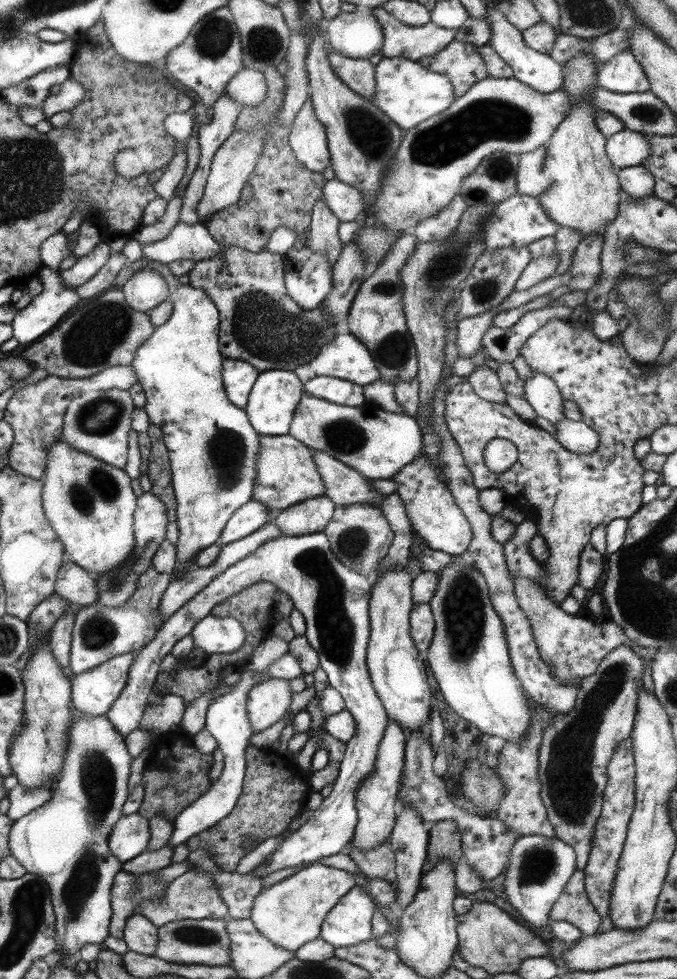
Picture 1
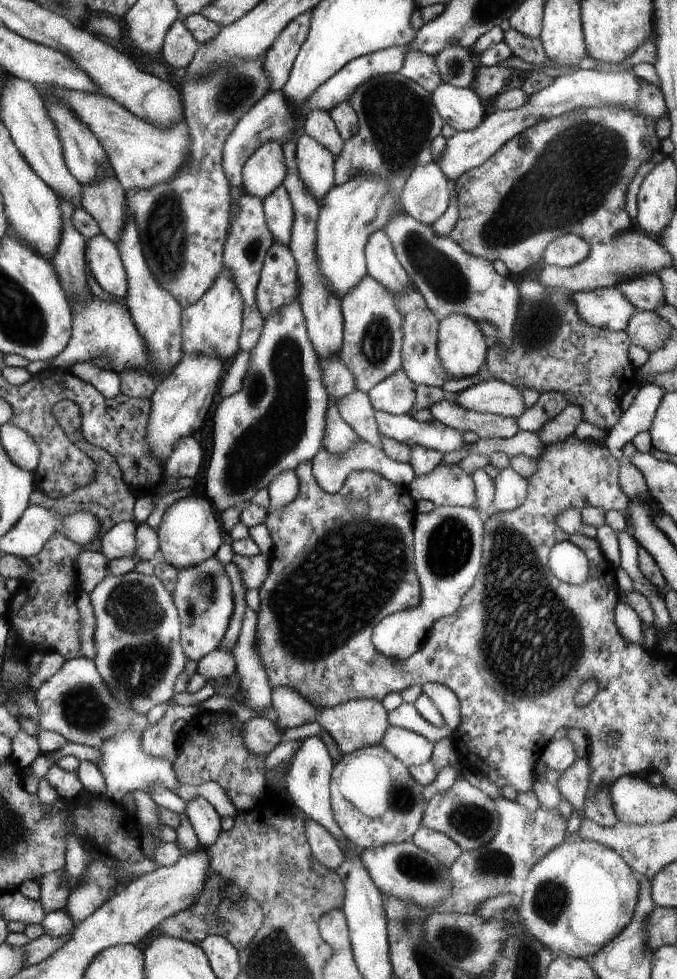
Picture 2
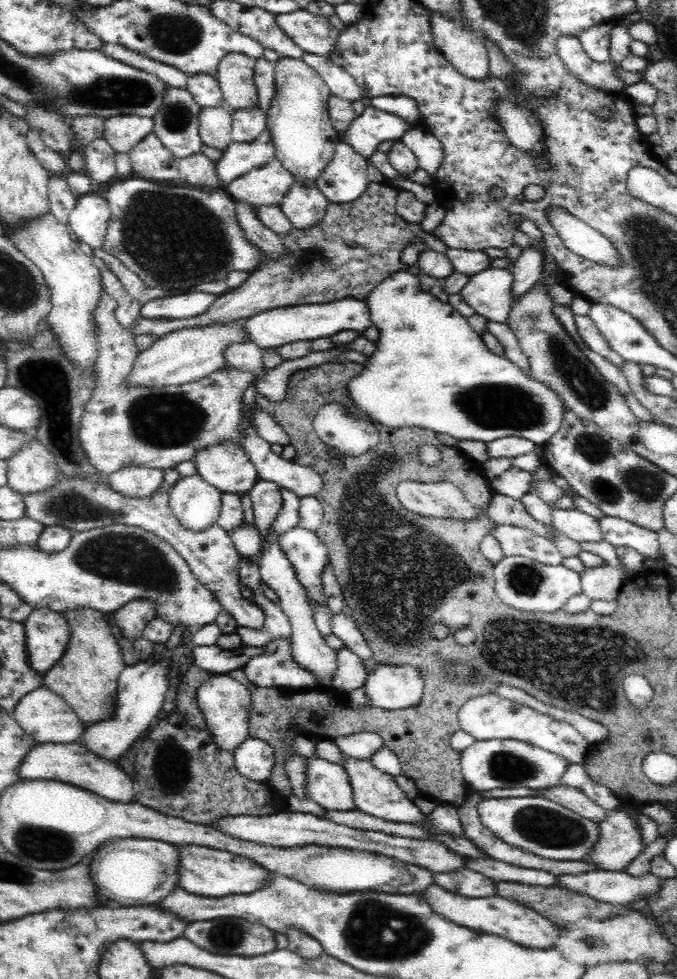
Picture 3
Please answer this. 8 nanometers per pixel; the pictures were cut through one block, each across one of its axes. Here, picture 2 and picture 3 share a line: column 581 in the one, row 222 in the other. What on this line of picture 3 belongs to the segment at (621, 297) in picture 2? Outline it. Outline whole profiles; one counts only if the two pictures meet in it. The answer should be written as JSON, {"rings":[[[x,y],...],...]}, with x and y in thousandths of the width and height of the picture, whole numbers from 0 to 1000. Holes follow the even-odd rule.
{"rings":[[[437,182],[414,212],[437,235],[455,235],[476,227],[484,210],[487,204],[479,200],[470,188]]]}

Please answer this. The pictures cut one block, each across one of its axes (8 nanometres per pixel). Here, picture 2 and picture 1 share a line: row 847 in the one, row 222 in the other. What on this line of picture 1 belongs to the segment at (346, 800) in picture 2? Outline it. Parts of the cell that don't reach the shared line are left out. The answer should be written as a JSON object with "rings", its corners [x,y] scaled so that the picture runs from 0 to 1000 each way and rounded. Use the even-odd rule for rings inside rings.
{"rings":[[[477,31],[459,37],[456,41],[456,55],[453,55],[453,74],[456,74],[456,88],[459,88],[459,104],[465,110],[465,116],[471,125],[480,129],[483,135],[483,147],[486,147],[486,163],[495,178],[495,184],[510,186],[521,192],[527,192],[536,202],[539,202],[539,215],[536,219],[521,225],[530,227],[527,237],[521,239],[518,249],[527,249],[539,272],[551,270],[560,272],[569,261],[575,259],[575,253],[581,251],[578,245],[589,243],[595,237],[592,235],[572,235],[560,225],[557,225],[557,200],[566,194],[566,182],[578,174],[578,170],[586,163],[586,155],[592,145],[598,143],[598,135],[569,118],[569,114],[557,112],[557,108],[536,98],[524,96],[498,80],[486,65],[486,55],[483,55],[483,43],[477,39]]]}

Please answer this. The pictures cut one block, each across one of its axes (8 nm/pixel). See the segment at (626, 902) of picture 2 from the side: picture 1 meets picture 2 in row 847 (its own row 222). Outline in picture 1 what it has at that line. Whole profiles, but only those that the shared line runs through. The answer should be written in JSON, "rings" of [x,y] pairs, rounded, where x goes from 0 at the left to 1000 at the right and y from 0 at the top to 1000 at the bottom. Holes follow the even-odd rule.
{"rings":[[[852,53],[832,67],[832,96],[838,96],[843,110],[838,121],[820,131],[817,139],[808,145],[805,157],[805,180],[814,182],[811,196],[796,202],[796,208],[805,212],[808,221],[826,231],[849,233],[858,237],[858,243],[867,239],[891,237],[891,231],[911,223],[914,217],[914,180],[911,172],[900,165],[894,147],[897,141],[882,133],[879,114],[873,100],[882,90],[882,72],[879,59],[870,53]]]}

